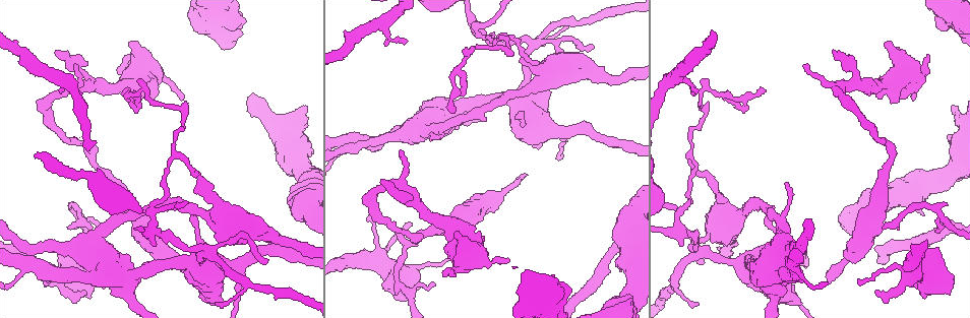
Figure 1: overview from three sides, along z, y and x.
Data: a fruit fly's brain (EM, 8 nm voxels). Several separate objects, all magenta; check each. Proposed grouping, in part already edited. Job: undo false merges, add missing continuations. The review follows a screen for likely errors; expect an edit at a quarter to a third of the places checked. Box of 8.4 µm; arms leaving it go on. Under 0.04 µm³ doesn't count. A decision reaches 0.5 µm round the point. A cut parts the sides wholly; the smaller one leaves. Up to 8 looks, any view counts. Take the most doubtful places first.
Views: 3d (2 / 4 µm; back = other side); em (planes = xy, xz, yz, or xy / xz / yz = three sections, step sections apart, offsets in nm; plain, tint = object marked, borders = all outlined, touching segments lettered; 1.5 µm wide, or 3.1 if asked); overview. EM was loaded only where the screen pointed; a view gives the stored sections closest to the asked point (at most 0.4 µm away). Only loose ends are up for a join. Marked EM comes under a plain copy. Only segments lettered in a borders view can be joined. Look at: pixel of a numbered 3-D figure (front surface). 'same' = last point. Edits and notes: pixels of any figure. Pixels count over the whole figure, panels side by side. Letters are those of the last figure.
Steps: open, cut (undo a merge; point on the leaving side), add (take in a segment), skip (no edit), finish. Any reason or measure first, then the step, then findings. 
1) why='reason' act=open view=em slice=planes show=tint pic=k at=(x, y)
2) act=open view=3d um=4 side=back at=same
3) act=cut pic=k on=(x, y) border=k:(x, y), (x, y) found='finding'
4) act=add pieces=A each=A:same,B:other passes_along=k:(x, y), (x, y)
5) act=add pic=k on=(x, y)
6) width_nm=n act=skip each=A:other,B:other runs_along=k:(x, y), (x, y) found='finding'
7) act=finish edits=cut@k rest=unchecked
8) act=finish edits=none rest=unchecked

why='branch stops here' act=open view=3d um=2 side=back pic=1 at=(384, 284)

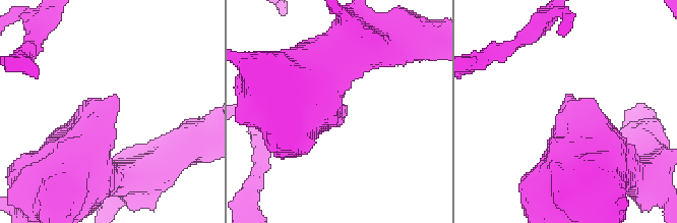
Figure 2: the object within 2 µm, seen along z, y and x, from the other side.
why='now the EM' act=open view=em slice=yz step=4 show=borders pic=2 at=(565, 98)

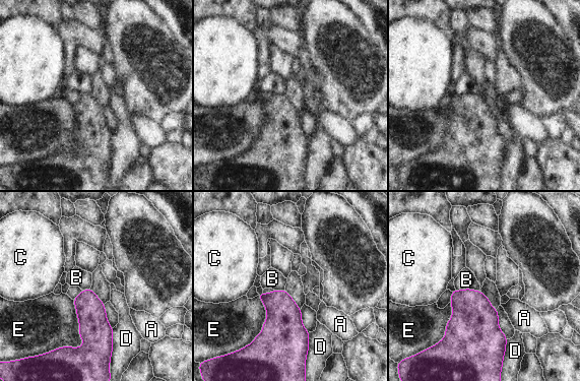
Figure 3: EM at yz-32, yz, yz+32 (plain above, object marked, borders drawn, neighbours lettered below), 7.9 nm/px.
act=skip each=A:other,B:other,C:other,D:other,E:other found='none of them fits'

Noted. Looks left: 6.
why='free end' act=open view=em slice=planes show=borders pic=1 at=(74, 66)

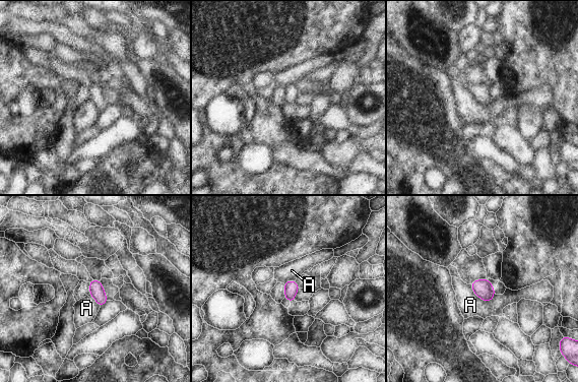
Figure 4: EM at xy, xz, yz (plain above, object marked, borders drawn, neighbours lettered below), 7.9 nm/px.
width_nm=110 act=skip each=A:other border=4:(469, 284), (485, 301), (495, 295) found='none of them fits'

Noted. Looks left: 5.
why='branch stops here' act=open view=3d um=4 pic=1 at=(525, 175)

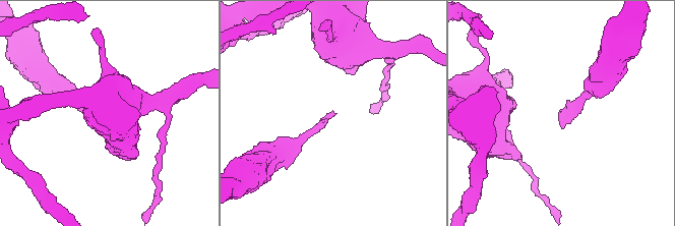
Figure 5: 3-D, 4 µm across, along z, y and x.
why='shape alone is not enough' act=open view=em slice=yz step=4 show=borders pic=5 at=(561, 126)

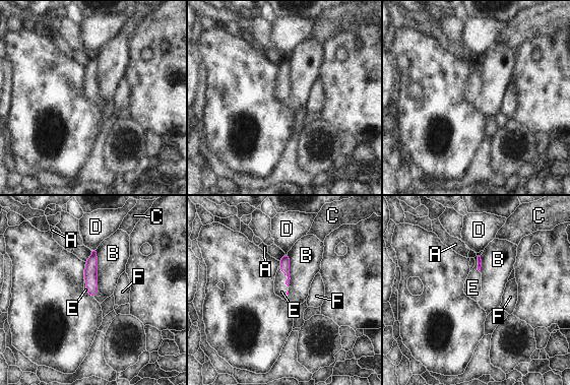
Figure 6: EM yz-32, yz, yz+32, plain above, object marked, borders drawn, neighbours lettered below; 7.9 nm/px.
act=open view=em slice=planes show=borders at=same

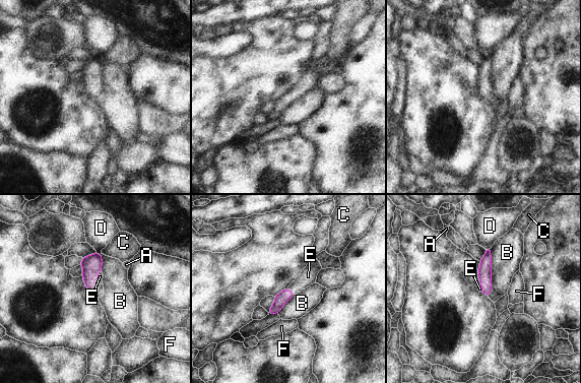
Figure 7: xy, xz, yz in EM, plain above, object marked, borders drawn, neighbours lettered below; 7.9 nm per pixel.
width_nm=100 act=add pieces=E each=A:other,B:other,C:other,D:other,E:same,F:other passes_along=7:(91, 265), (98, 282), (100, 276) found='it goes on there'

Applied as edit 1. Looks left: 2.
act=finish edits=add@7 rest=unchecked

